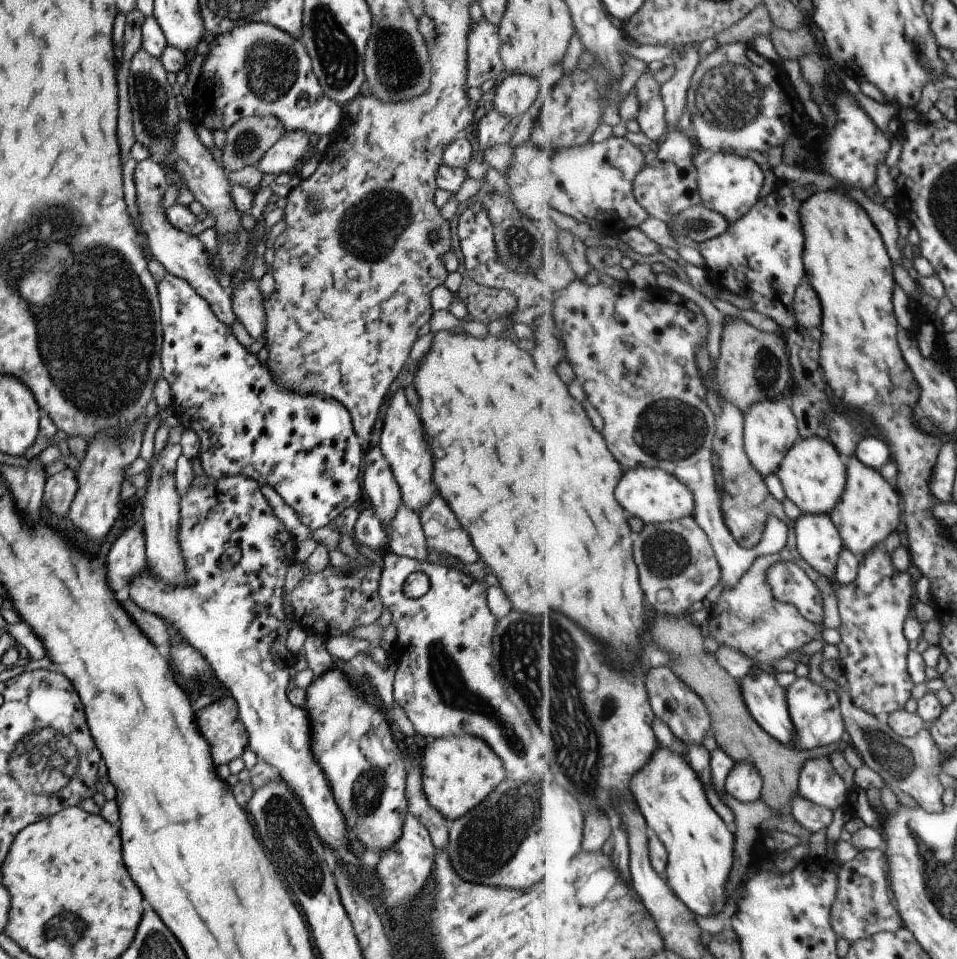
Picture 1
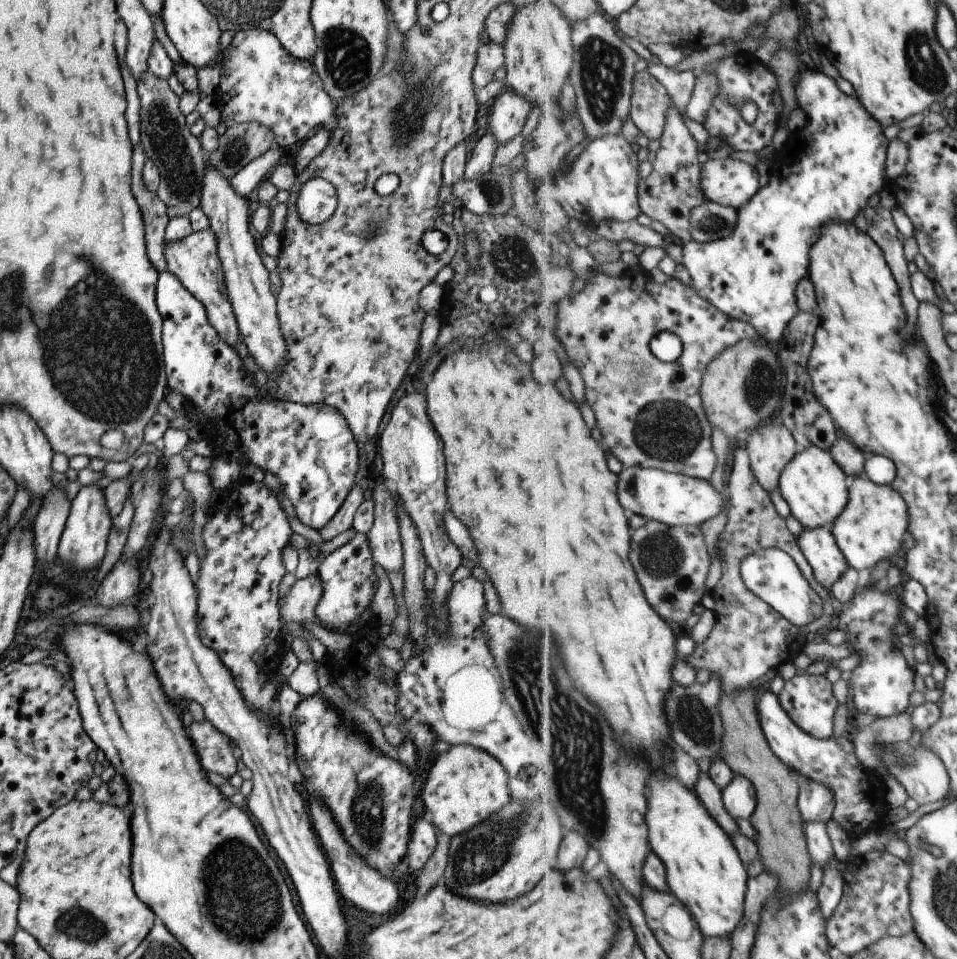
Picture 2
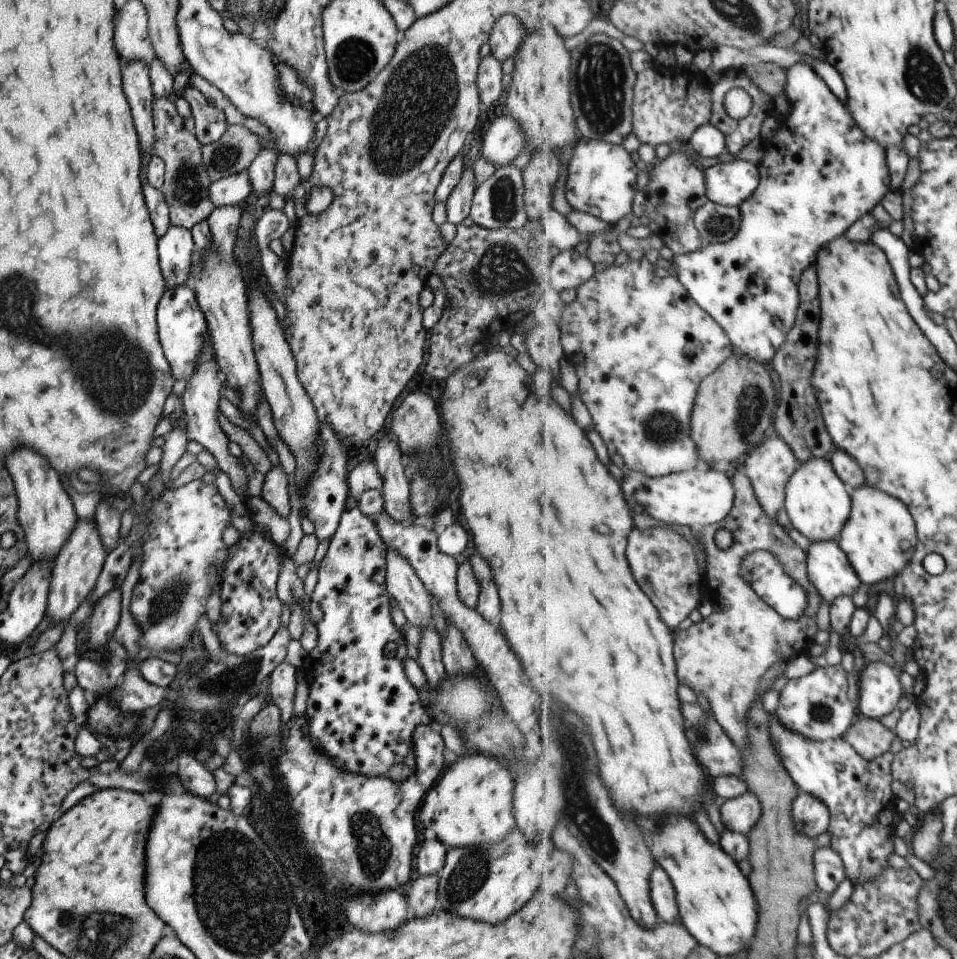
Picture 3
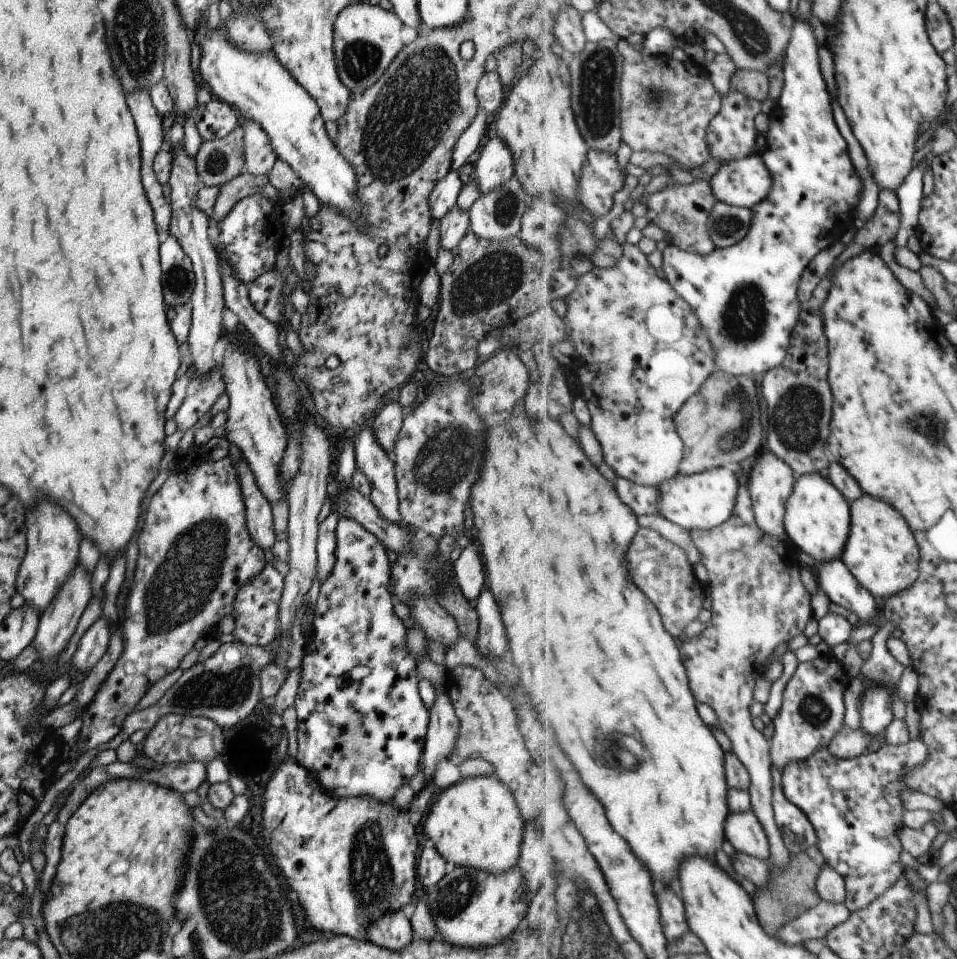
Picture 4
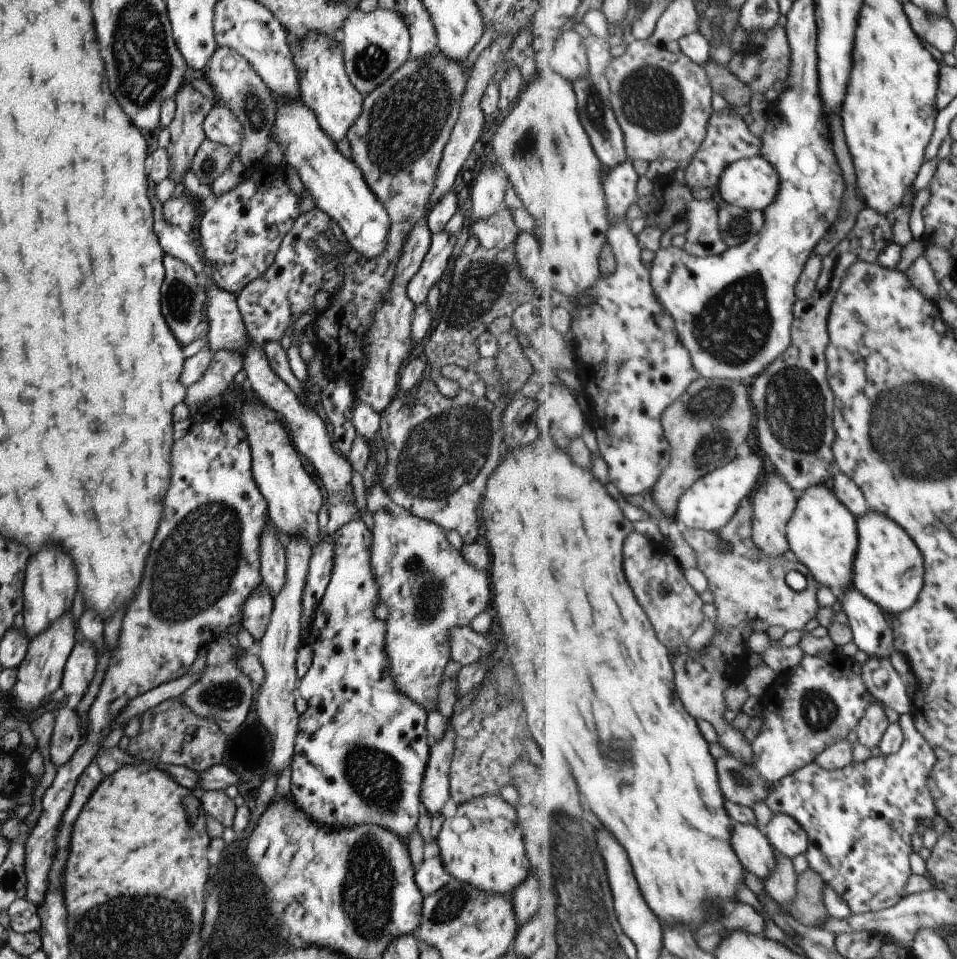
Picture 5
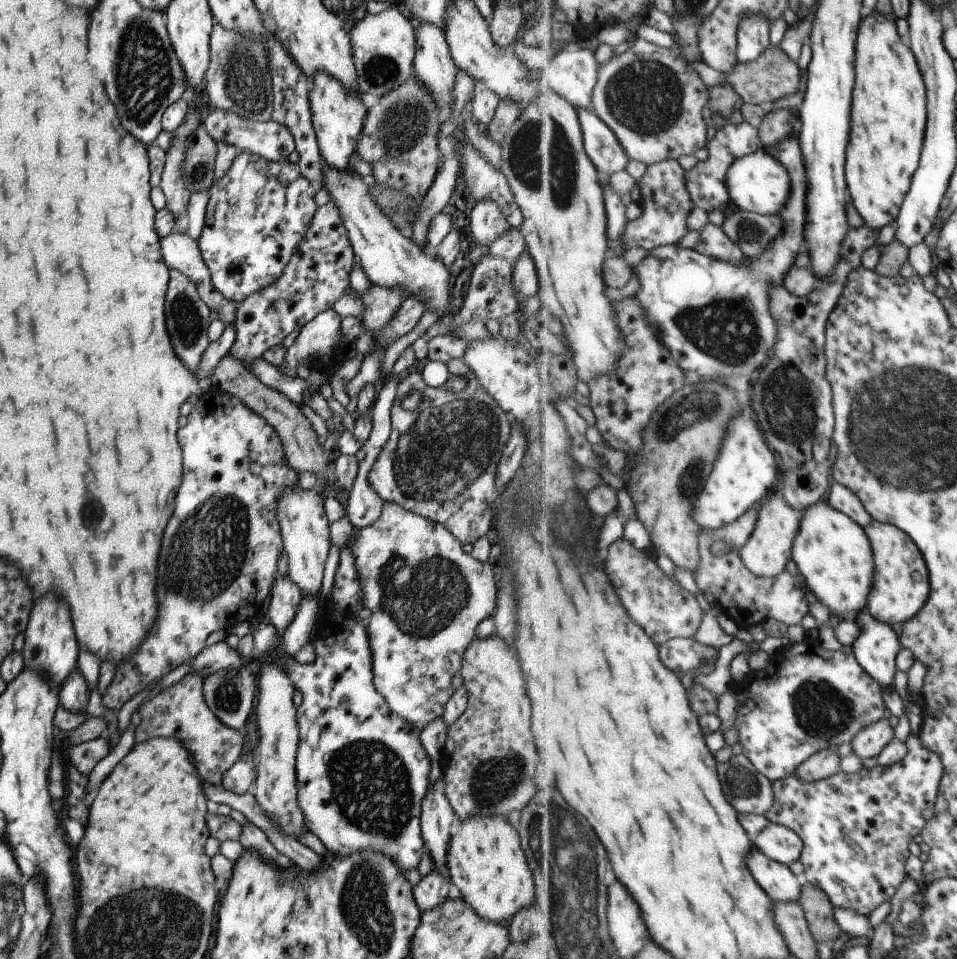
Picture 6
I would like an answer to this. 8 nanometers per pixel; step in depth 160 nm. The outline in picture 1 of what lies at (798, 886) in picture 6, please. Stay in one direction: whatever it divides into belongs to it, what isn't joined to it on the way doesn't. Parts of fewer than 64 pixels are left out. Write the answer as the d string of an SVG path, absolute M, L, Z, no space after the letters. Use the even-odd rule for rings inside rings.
M737 761L726 778L725 790L744 803L759 801L764 778L753 761Z

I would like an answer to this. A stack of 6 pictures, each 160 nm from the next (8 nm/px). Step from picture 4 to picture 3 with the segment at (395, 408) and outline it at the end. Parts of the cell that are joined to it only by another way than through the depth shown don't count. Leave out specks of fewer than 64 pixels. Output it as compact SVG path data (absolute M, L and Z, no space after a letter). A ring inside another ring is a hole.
M379 438L373 463L382 478L379 492L385 514L396 523L411 525L414 516L410 509L409 482L405 473L405 462L394 438Z

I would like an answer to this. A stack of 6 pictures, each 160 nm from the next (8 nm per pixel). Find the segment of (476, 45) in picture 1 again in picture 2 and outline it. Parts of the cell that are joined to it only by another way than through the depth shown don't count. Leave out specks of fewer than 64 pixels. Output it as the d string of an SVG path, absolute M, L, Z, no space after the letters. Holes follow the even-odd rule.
M493 41L480 44L476 50L475 64L472 70L472 85L483 88L487 82L494 80L493 74L504 64L502 45Z

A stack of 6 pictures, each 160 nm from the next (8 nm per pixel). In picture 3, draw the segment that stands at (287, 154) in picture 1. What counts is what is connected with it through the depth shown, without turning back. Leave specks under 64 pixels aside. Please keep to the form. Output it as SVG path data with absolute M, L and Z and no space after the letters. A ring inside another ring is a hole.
M246 171L213 181L208 188L209 200L215 207L243 205L251 196L251 185Z

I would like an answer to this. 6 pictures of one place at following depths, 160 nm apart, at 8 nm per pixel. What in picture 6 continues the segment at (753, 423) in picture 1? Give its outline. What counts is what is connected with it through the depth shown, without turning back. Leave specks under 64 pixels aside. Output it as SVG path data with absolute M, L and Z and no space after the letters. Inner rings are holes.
M776 490L765 502L758 507L760 517L758 518L756 529L749 539L747 545L741 548L740 555L745 564L760 577L777 577L785 572L785 566L789 559L792 559L792 548L795 546L796 536L800 532L800 522L803 512L795 510L789 504L788 499Z

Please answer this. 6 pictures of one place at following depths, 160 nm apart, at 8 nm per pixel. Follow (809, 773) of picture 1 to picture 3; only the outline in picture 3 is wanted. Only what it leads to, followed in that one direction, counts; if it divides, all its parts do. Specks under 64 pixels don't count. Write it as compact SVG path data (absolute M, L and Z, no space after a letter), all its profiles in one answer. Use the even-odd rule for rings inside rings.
M803 793L793 803L793 816L796 827L812 839L828 832L831 820L830 808L819 797Z

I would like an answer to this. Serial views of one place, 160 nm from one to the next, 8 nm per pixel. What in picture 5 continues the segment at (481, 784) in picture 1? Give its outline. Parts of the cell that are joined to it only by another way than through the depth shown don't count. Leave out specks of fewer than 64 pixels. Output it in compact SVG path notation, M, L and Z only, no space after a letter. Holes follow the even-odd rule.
M499 793L470 798L456 806L456 812L443 820L434 839L438 846L438 856L444 869L458 881L467 882L484 893L507 893L511 896L525 878L529 870L529 861L523 844L523 831L516 822L516 810Z

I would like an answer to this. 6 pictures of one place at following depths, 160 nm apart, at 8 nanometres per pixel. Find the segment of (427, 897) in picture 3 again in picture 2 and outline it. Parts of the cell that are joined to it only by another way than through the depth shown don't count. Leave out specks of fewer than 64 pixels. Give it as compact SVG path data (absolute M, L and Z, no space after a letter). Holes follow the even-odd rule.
M436 828L436 843L433 852L429 855L425 866L418 872L415 884L418 894L423 895L433 885L441 881L447 862L448 844L450 837Z

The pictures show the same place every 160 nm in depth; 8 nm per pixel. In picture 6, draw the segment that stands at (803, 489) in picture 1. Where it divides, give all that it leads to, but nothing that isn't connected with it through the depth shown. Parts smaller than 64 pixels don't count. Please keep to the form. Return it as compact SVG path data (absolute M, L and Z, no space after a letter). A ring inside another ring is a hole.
M826 500L805 509L800 522L800 532L792 548L792 560L804 577L814 599L823 602L831 614L841 621L855 619L857 613L868 606L875 578L876 564L872 542L860 523L848 514L834 509Z

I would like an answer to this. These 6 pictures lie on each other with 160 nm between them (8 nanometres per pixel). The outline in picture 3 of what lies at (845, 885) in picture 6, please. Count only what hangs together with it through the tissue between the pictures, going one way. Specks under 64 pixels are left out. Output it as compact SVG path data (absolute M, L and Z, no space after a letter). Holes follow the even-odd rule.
M776 712L769 716L772 741L784 767L801 792L819 797L830 808L828 832L831 846L844 858L849 878L854 884L867 885L869 881L883 877L884 870L889 868L889 854L893 852L891 828L895 822L896 796L891 790L894 780L891 770L896 754L886 752L882 757L868 761L845 736L829 741L814 741L793 729L787 729L788 726Z

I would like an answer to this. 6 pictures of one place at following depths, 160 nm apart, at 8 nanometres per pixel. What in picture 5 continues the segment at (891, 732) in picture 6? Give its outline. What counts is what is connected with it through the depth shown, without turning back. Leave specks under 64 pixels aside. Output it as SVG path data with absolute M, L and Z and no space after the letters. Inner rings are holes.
M875 701L869 705L867 712L855 730L857 732L857 740L869 749L875 748L875 746L880 745L889 725L889 718L885 714L883 704Z

